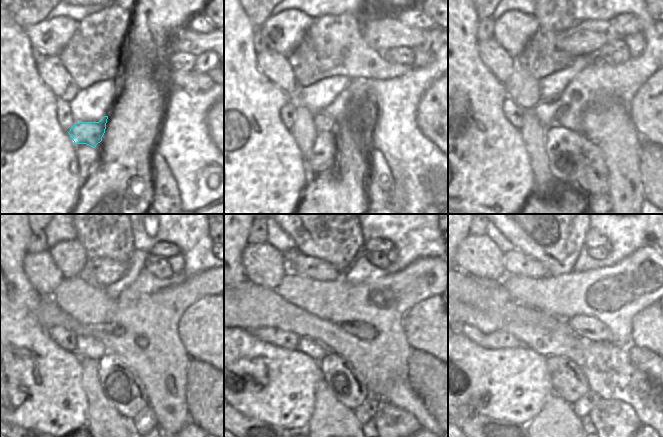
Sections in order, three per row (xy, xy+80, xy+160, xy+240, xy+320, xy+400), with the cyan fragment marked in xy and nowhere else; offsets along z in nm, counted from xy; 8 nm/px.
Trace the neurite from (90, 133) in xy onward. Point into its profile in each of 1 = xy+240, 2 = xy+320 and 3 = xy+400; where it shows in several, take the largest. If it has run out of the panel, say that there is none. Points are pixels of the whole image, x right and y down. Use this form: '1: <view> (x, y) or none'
1: xy+240 (117, 331)
2: xy+320 (362, 330)
3: xy+400 (589, 327)

